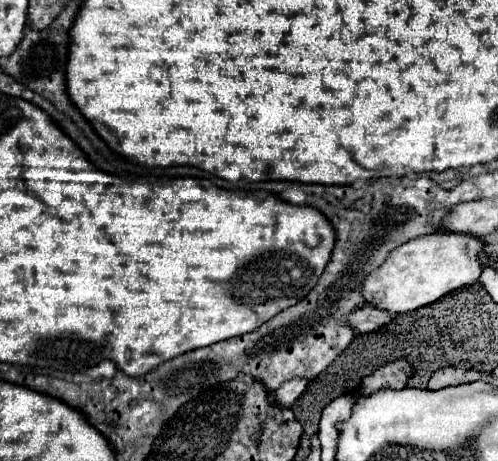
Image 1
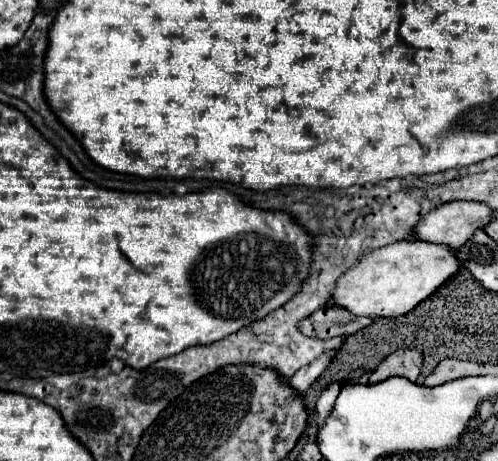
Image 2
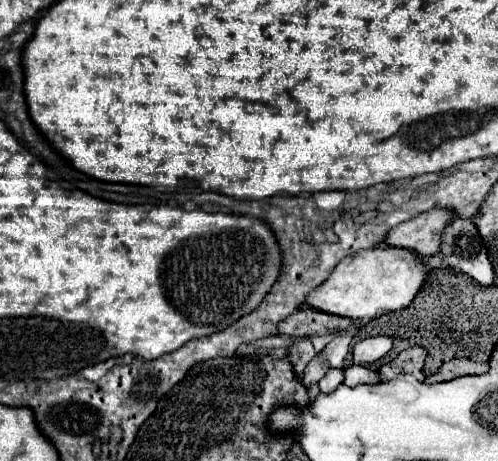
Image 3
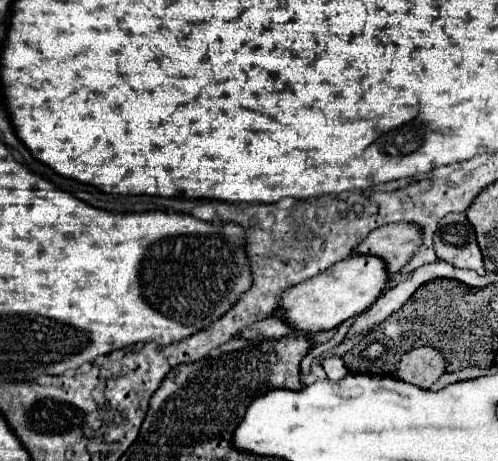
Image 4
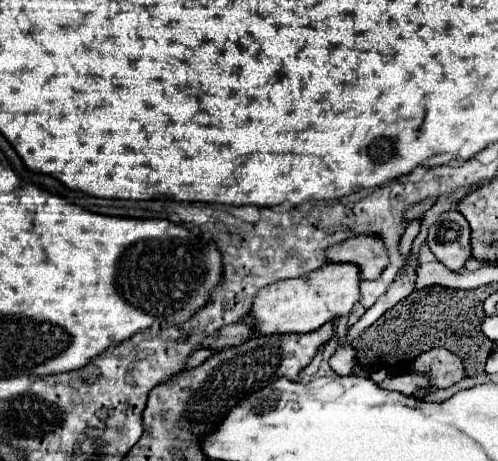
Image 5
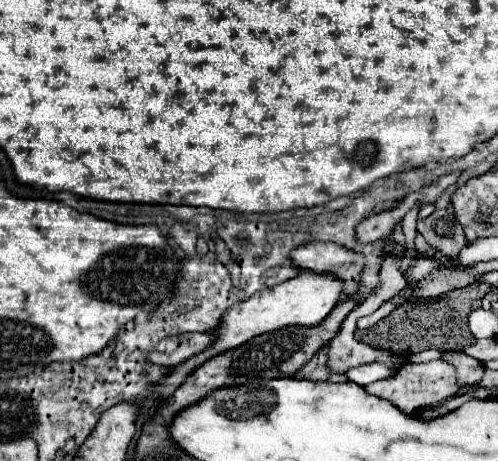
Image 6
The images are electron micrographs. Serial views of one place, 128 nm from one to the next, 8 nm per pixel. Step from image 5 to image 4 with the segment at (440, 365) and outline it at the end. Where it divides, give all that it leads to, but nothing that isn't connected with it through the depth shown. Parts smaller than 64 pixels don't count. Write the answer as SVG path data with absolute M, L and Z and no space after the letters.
M414 348L406 352L398 364L396 378L410 382L422 390L430 390L432 384L446 372L446 358L436 348Z

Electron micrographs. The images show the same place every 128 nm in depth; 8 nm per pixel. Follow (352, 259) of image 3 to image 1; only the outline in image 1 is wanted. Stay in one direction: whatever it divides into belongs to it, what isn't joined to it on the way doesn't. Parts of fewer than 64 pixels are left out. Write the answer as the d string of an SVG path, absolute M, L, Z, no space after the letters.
M434 232L418 236L398 248L394 248L386 262L372 270L362 282L362 296L374 308L386 310L388 314L404 314L426 304L440 300L442 296L474 284L480 278L480 264L476 254L482 248L482 240L466 234Z

